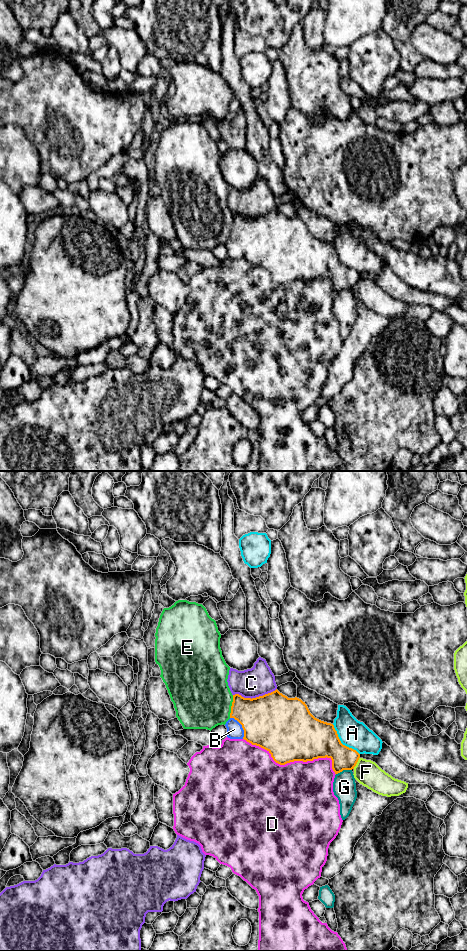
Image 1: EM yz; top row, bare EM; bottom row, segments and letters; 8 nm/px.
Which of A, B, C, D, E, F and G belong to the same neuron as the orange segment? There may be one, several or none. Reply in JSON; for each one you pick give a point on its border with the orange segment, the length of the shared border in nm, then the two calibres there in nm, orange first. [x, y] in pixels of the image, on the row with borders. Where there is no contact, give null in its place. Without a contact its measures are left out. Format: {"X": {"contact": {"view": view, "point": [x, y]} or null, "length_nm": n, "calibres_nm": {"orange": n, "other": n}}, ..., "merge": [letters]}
{"B": {"contact": {"view": "yz", "point": [242, 726]}, "length_nm": 200, "calibres_nm": {"orange": 440, "other": 130}}, "merge": ["B"]}

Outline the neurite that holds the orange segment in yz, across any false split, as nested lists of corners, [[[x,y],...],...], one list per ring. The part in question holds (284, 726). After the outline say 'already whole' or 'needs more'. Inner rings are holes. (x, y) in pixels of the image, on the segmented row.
[[[277,689],[252,699],[233,695],[230,719],[225,726],[228,738],[244,739],[267,750],[280,765],[327,757],[332,760],[332,769],[338,774],[354,769],[360,758],[356,750],[341,743],[333,724],[315,718],[305,702],[297,697],[288,698]]]; needs more

